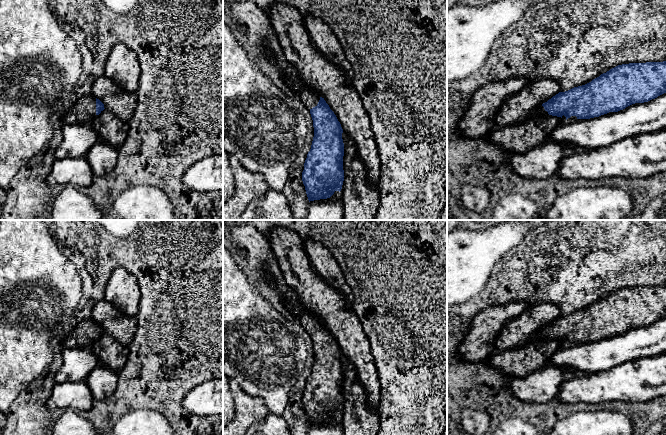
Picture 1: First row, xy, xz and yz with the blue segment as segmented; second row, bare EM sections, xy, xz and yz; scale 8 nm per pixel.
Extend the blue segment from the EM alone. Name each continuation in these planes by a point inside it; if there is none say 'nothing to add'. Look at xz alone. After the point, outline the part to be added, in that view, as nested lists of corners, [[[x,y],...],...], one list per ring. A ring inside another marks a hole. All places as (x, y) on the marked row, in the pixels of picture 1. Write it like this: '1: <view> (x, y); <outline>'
1: xz (309, 96); [[[296,72],[294,73],[297,79],[290,80],[288,77],[291,75],[288,75],[286,77],[287,84],[293,89],[294,94],[300,97],[304,106],[310,111],[313,107],[317,106],[320,95],[312,86],[304,83]]]

